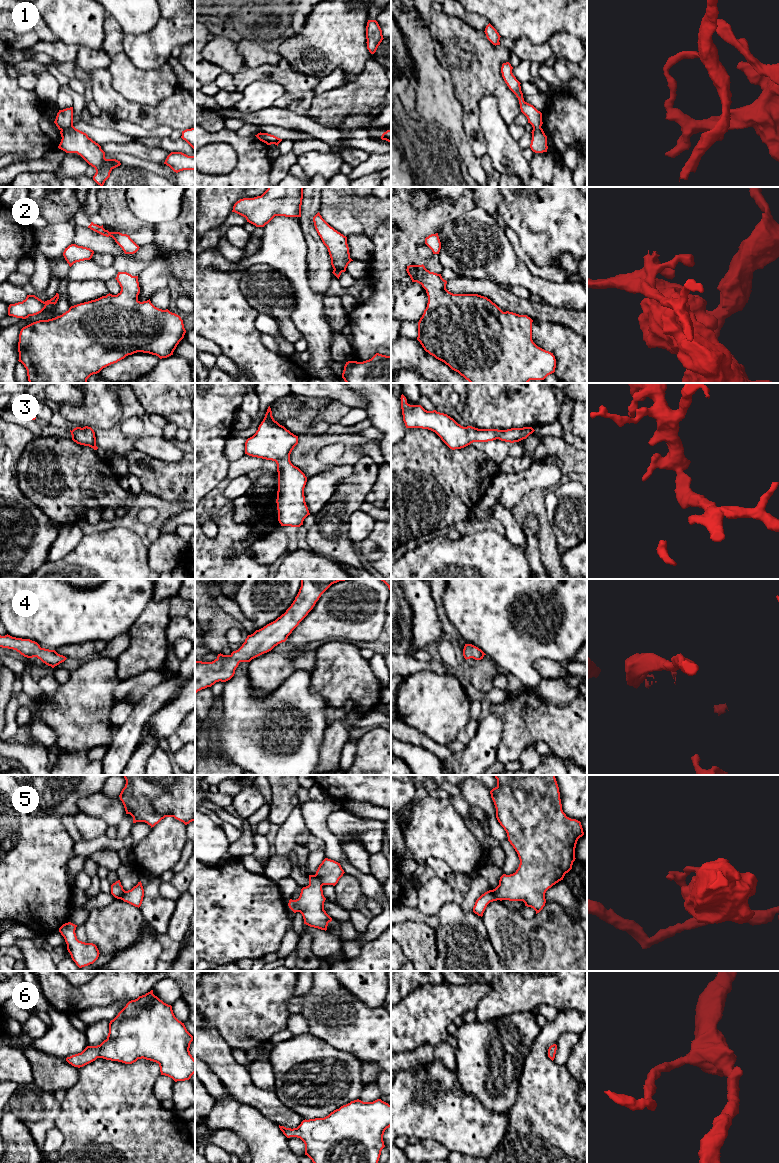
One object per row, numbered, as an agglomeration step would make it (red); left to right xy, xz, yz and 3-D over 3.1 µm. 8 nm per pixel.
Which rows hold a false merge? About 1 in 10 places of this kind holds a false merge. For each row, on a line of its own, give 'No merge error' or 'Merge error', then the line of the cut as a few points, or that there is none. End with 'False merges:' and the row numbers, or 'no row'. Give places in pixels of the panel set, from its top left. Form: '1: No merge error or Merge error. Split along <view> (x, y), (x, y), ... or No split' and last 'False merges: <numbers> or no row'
1: Merge error. Split along xy (72, 125), (61, 130)
2: No merge error. No split
3: No merge error. No split
4: No merge error. No split
5: Merge error. Split along xz (315, 874), (322, 885)
6: No merge error. No split
False merges: 1, 5

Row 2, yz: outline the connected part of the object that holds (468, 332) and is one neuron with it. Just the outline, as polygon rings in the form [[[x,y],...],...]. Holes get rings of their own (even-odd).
[[[409,265],[406,269],[412,282],[417,282],[422,285],[426,290],[428,296],[427,307],[424,310],[422,317],[418,322],[418,337],[417,340],[420,342],[422,347],[430,355],[436,359],[444,362],[452,370],[458,372],[470,383],[528,383],[530,380],[544,380],[548,375],[555,372],[556,359],[553,353],[546,351],[538,347],[532,340],[532,322],[533,320],[527,315],[519,315],[513,312],[503,312],[495,303],[493,303],[487,297],[478,294],[453,294],[446,289],[447,281],[444,280],[441,274],[430,272],[422,265]]]

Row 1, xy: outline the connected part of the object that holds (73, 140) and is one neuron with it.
[[[74,126],[61,130],[60,134],[62,139],[58,148],[66,153],[77,153],[89,165],[94,167],[96,173],[93,180],[98,185],[103,186],[110,177],[111,171],[121,165],[120,161],[116,159],[106,159],[101,146]]]

